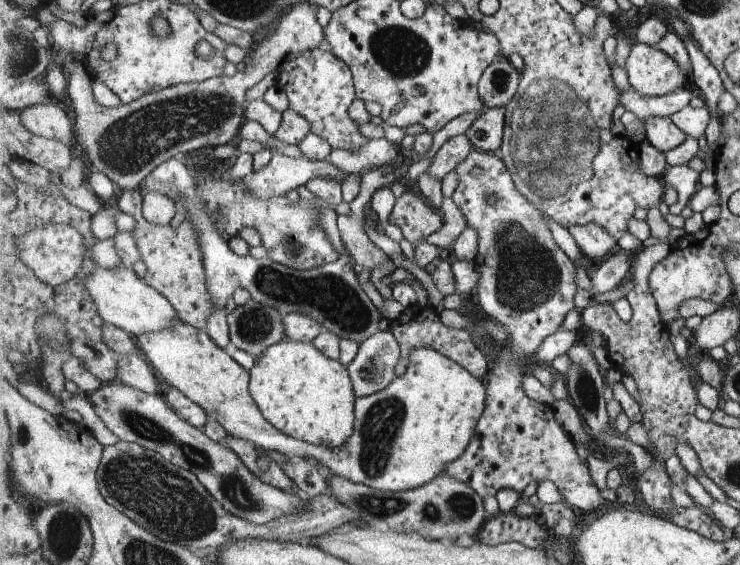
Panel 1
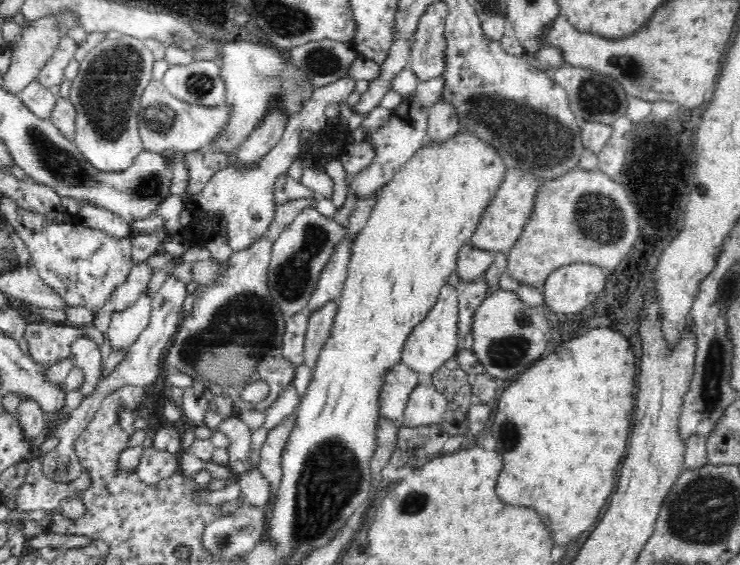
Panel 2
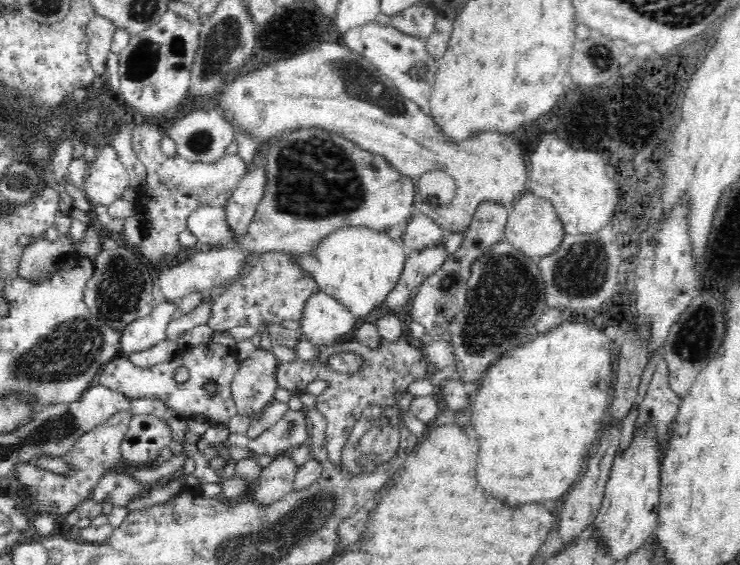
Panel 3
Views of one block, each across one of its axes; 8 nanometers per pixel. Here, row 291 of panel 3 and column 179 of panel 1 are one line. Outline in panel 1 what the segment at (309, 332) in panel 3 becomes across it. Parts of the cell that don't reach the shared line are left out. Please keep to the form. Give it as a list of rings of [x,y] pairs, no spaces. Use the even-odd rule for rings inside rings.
[[[98,266],[84,282],[86,292],[95,300],[105,323],[118,326],[133,335],[163,332],[173,328],[177,322],[183,322],[167,297],[139,278],[133,269],[124,266],[108,270]]]

